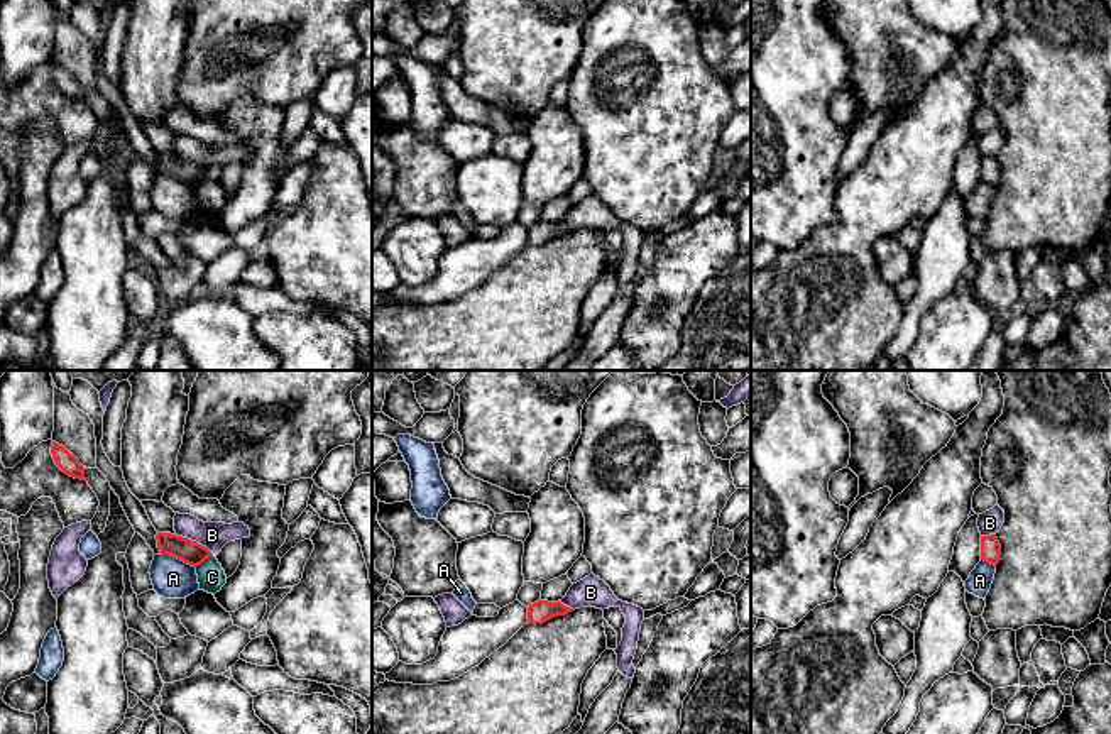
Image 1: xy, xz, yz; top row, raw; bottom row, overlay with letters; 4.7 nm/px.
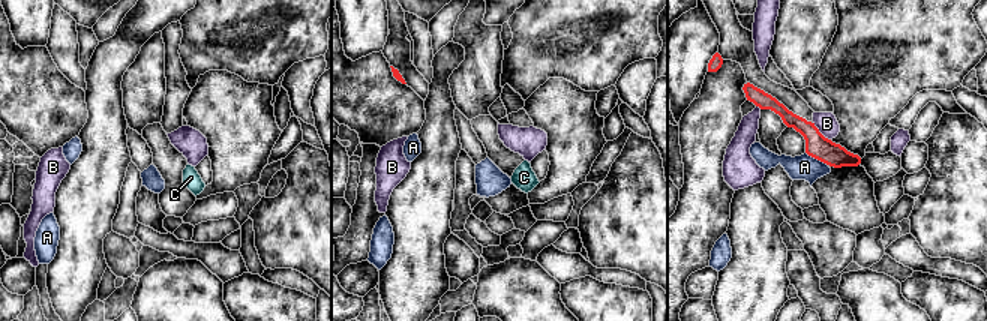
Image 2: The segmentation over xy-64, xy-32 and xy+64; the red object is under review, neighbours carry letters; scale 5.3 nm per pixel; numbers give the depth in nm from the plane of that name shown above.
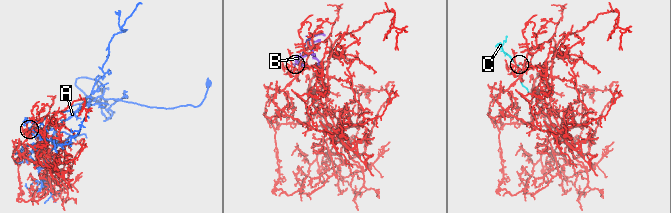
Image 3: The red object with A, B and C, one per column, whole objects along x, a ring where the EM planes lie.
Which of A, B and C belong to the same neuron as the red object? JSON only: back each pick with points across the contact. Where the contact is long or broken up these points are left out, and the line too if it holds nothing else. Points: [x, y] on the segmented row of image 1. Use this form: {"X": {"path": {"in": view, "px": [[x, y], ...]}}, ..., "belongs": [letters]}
{"belongs": []}

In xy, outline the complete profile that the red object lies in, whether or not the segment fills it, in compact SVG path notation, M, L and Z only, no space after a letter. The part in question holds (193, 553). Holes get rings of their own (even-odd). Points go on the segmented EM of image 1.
M157 531L156 540L161 555L171 555L194 568L213 555L206 546L178 534Z

